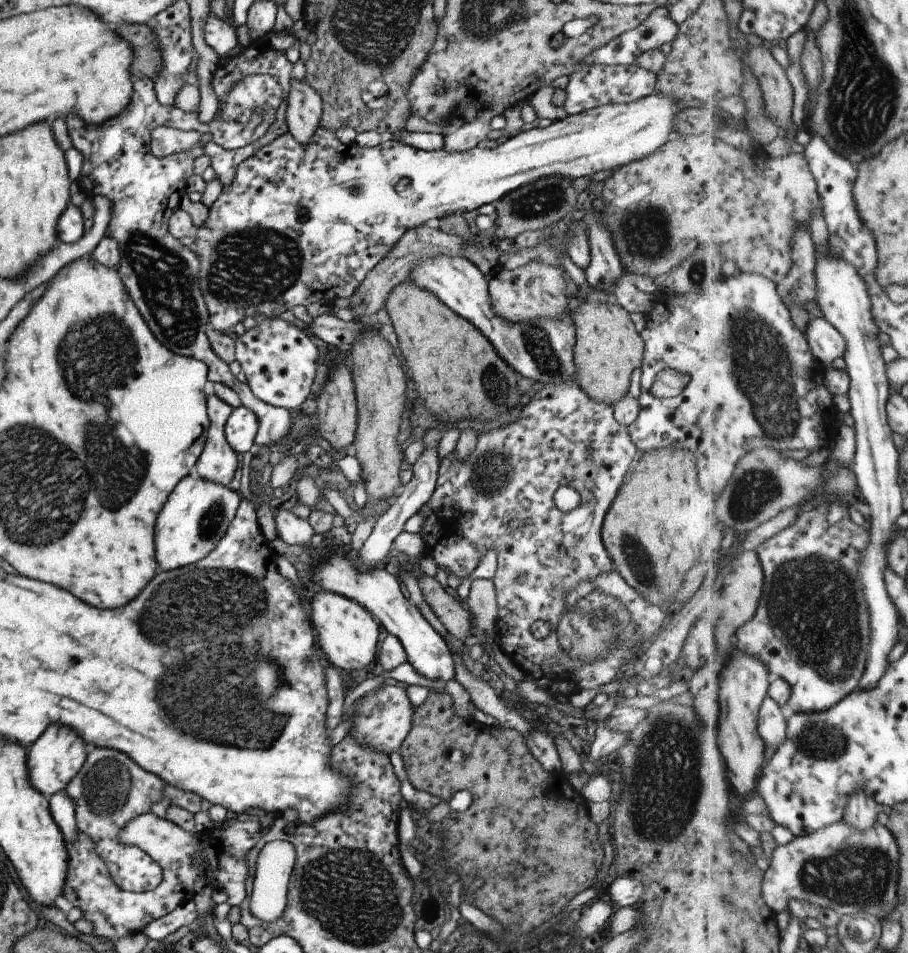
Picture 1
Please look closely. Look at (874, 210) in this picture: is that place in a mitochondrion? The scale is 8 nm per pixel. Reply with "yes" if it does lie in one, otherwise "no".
no

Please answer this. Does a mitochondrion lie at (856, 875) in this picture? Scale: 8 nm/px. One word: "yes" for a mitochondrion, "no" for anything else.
yes

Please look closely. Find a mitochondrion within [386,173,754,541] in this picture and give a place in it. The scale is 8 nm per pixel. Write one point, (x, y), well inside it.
(645, 231)

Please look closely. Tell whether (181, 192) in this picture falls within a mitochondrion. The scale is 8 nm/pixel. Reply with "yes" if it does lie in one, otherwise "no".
no

